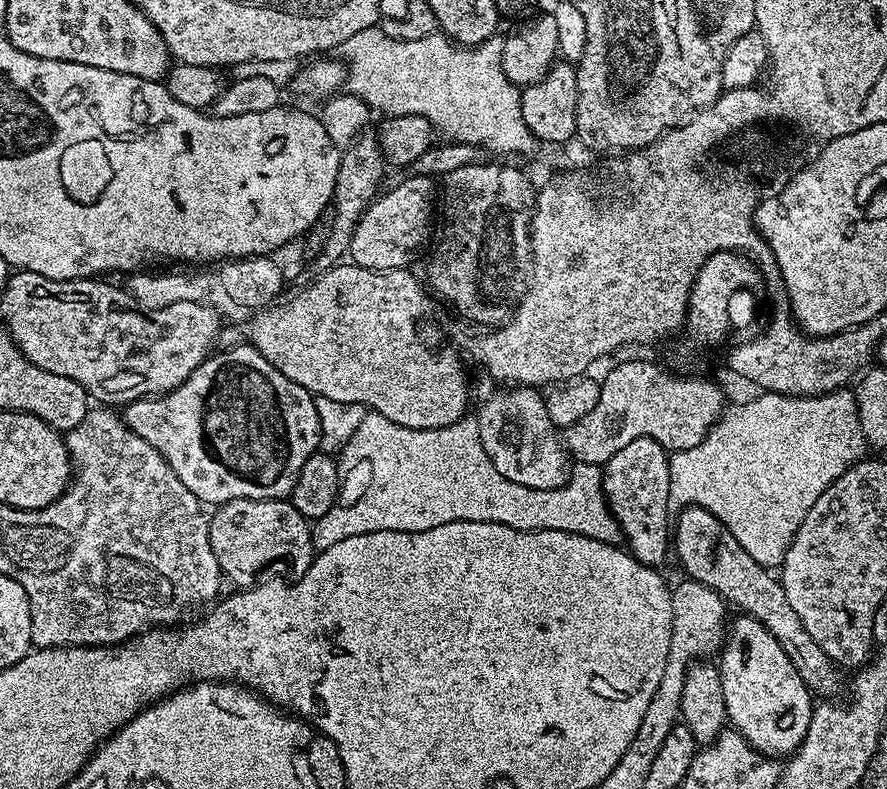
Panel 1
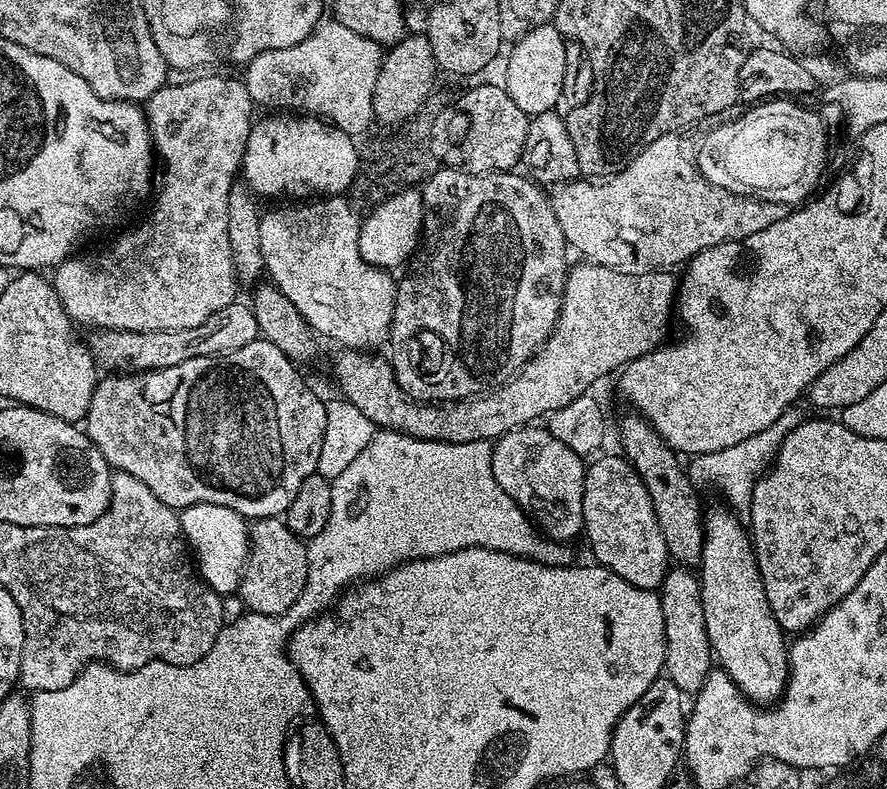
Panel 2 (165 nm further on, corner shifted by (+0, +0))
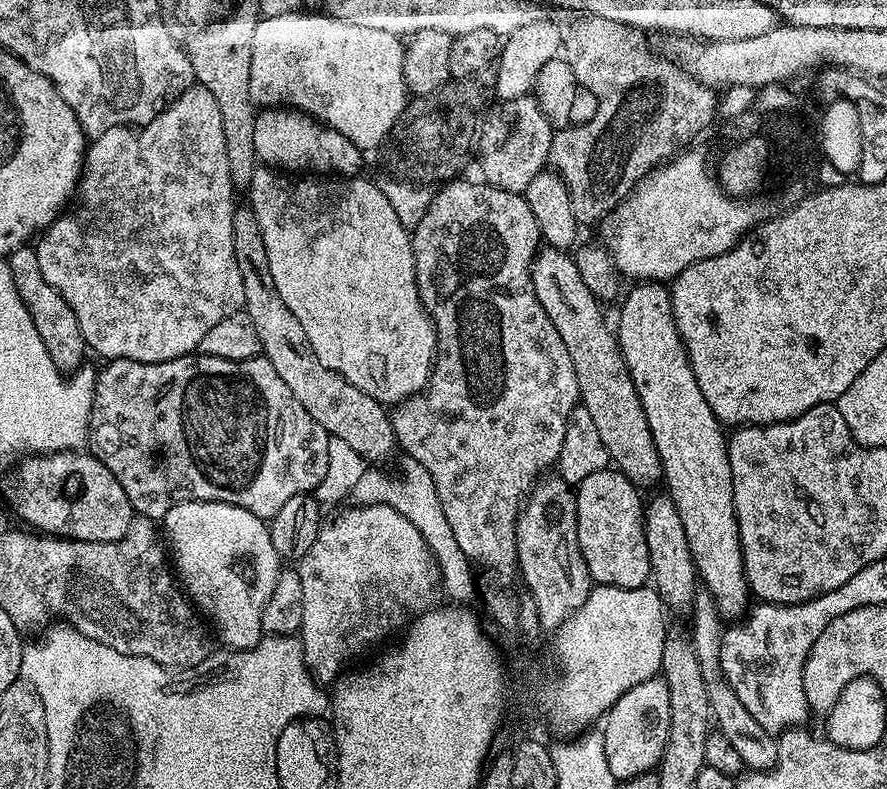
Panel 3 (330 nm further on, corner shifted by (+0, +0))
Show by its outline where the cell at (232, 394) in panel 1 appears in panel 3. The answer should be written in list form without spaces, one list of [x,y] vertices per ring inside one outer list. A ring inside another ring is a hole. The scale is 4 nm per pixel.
[[[193,354],[153,364],[133,360],[110,360],[103,366],[104,369],[99,369],[96,392],[92,396],[88,444],[92,455],[103,462],[106,470],[110,470],[114,478],[118,478],[122,490],[126,490],[126,498],[130,498],[133,513],[147,516],[153,522],[160,522],[175,504],[187,500],[221,500],[224,504],[233,504],[242,510],[250,510],[250,514],[268,522],[274,514],[278,514],[278,510],[282,510],[282,506],[286,506],[286,502],[290,502],[290,498],[315,493],[318,482],[322,482],[322,477],[326,475],[330,439],[327,430],[318,426],[318,422],[314,422],[310,414],[306,414],[302,402],[298,402],[298,398],[290,394],[290,386],[286,386],[286,382],[278,378],[278,370],[274,370],[274,366],[270,366],[270,362],[264,359],[263,355],[249,360],[227,360],[217,356]]]

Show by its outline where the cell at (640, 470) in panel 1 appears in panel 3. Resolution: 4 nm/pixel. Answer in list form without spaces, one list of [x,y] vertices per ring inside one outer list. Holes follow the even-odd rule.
[[[609,466],[598,470],[598,474],[589,474],[582,482],[575,485],[576,517],[578,518],[578,546],[596,584],[609,584],[619,588],[643,588],[649,583],[650,550],[646,550],[644,533],[645,501],[640,501],[641,489],[631,484],[615,467]]]

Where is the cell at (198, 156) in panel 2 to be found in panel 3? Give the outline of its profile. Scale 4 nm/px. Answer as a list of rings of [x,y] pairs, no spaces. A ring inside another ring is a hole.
[[[199,86],[187,88],[181,96],[177,96],[167,106],[161,107],[156,117],[139,130],[133,130],[131,127],[106,130],[87,145],[84,171],[80,177],[78,195],[74,203],[67,211],[57,216],[56,221],[43,229],[34,247],[38,254],[38,268],[42,270],[42,278],[46,278],[46,282],[50,282],[50,286],[54,286],[54,290],[58,290],[62,298],[66,298],[70,310],[74,310],[74,318],[78,318],[78,326],[82,330],[85,345],[91,351],[93,348],[98,355],[104,356],[105,361],[133,360],[143,364],[190,356],[199,349],[202,338],[206,338],[206,334],[214,326],[218,326],[218,322],[222,322],[222,318],[230,318],[230,314],[243,309],[242,274],[238,274],[238,258],[234,258],[232,193],[234,187],[226,158],[221,111],[218,102],[214,102],[210,90]]]

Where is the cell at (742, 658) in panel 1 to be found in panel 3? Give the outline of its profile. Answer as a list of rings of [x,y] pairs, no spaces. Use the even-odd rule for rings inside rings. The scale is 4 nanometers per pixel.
[[[640,282],[632,286],[620,308],[620,321],[615,321],[614,331],[620,341],[620,353],[634,382],[634,390],[638,390],[642,410],[646,410],[646,422],[650,422],[650,434],[660,455],[660,464],[664,467],[662,484],[668,487],[665,488],[666,494],[674,502],[678,518],[682,518],[682,530],[686,530],[686,542],[690,542],[690,554],[696,571],[714,598],[721,617],[728,622],[735,621],[749,611],[750,589],[744,573],[738,520],[734,510],[728,436],[725,425],[720,423],[714,410],[710,410],[710,402],[706,402],[702,390],[698,390],[684,337],[674,322],[669,289],[660,282]]]

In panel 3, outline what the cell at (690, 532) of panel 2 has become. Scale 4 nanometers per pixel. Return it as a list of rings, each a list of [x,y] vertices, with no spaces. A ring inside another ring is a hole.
[[[541,247],[532,259],[532,285],[534,294],[546,310],[546,318],[554,322],[558,330],[558,338],[566,342],[570,358],[574,362],[574,374],[578,374],[578,390],[580,404],[590,410],[590,418],[594,418],[594,427],[602,438],[602,446],[606,446],[609,461],[624,475],[631,484],[641,490],[647,490],[651,484],[659,485],[664,475],[664,467],[660,464],[660,455],[654,446],[654,438],[650,434],[650,422],[646,422],[646,410],[642,410],[642,402],[638,398],[638,390],[634,390],[634,382],[628,373],[626,362],[620,353],[620,341],[611,323],[604,321],[604,312],[601,301],[586,286],[580,273],[580,267],[567,251]]]

